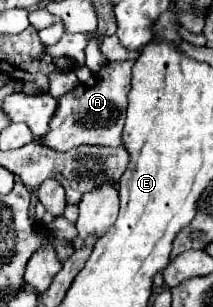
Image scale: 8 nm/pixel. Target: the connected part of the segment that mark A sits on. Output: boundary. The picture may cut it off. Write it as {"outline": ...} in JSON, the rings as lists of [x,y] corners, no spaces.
{"outline":[[[112,61],[106,63],[90,81],[78,83],[72,91],[58,99],[58,111],[50,119],[50,131],[38,139],[42,145],[54,151],[70,151],[80,145],[122,145],[122,127],[128,107],[130,91],[130,73],[134,61]]]}

